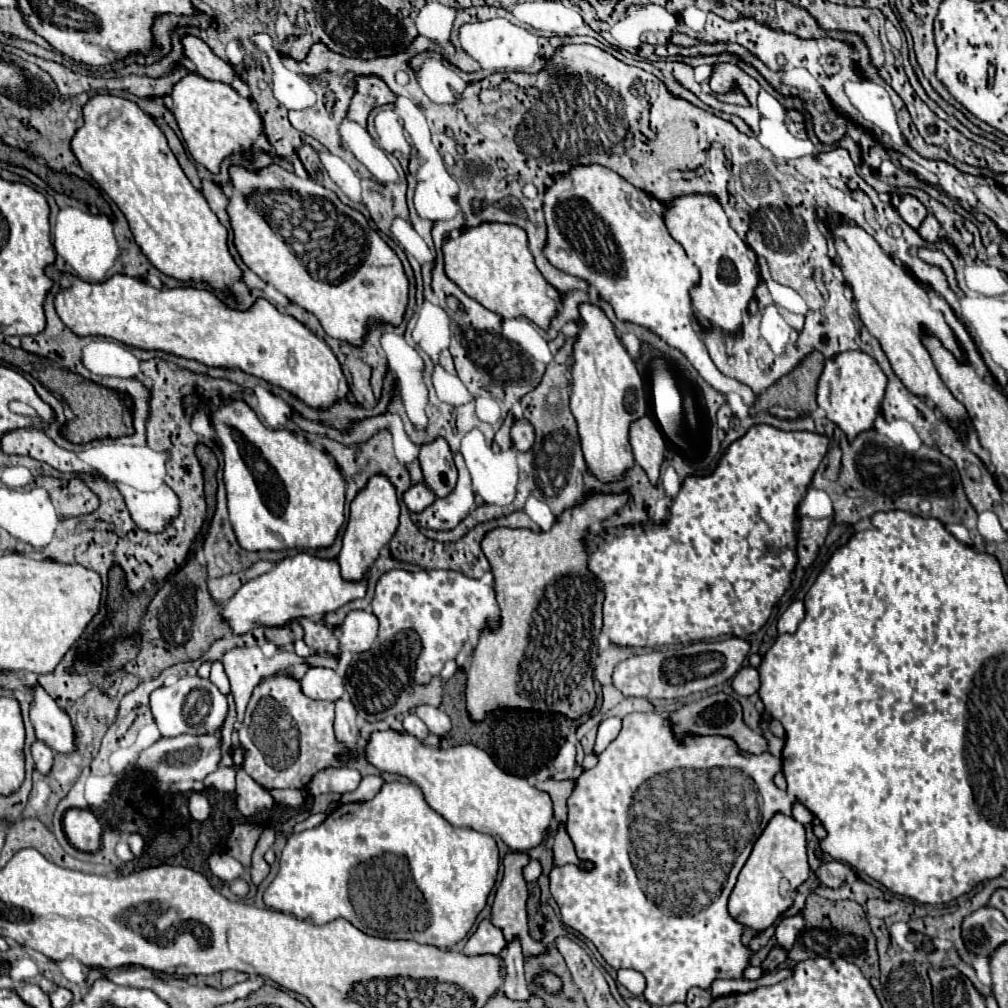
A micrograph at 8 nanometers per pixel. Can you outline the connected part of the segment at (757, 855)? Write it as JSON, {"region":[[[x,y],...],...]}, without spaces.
{"region":[[[776,814],[756,840],[750,858],[738,874],[738,882],[728,900],[730,916],[754,932],[764,932],[776,922],[792,904],[794,894],[802,882],[808,880],[810,866],[806,858],[806,834],[804,826],[794,818]]]}

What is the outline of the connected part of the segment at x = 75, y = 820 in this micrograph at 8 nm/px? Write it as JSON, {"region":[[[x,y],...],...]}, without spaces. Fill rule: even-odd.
{"region":[[[68,810],[64,816],[64,832],[70,844],[82,852],[96,852],[100,848],[102,824],[90,810]]]}

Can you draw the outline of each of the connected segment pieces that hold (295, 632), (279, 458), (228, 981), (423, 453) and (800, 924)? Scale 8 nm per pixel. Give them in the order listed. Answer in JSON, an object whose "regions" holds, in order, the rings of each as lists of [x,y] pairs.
{"regions":[[[[292,622],[292,626],[284,626],[284,630],[264,630],[264,632],[266,632],[266,640],[278,648],[294,646],[294,642],[304,636],[298,622]]],[[[218,400],[216,406],[210,406],[212,428],[220,440],[220,450],[224,454],[224,484],[228,492],[228,512],[230,524],[236,532],[240,548],[248,552],[262,550],[324,550],[330,548],[336,540],[338,530],[344,524],[344,490],[346,482],[332,458],[316,450],[312,444],[302,442],[292,432],[270,430],[244,402],[224,404]]],[[[226,970],[226,972],[222,974],[222,986],[224,986],[224,988],[230,988],[230,986],[234,986],[234,984],[238,984],[238,982],[244,982],[244,980],[248,980],[248,976],[246,976],[246,974],[236,974],[234,970]]],[[[438,438],[432,444],[420,448],[420,466],[424,480],[436,498],[446,498],[454,490],[458,470],[454,466],[450,446],[444,438]]],[[[798,914],[798,916],[790,916],[790,918],[784,918],[778,928],[776,928],[776,940],[778,944],[784,948],[784,950],[790,950],[794,940],[796,940],[796,934],[804,928],[804,918]]]]}

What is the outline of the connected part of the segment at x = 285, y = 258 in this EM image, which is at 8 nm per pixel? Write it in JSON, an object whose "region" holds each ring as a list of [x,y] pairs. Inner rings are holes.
{"region":[[[272,164],[260,172],[250,172],[242,166],[232,166],[230,168],[230,176],[232,176],[232,194],[230,194],[230,204],[228,204],[228,214],[230,214],[230,222],[232,222],[232,230],[234,230],[234,244],[236,244],[236,250],[240,252],[244,264],[256,272],[264,282],[276,286],[278,292],[282,292],[284,296],[288,296],[294,304],[306,308],[308,312],[312,312],[322,328],[326,330],[328,336],[332,338],[338,338],[338,340],[344,340],[348,344],[354,344],[354,346],[362,346],[364,344],[364,338],[366,338],[366,332],[368,332],[368,320],[376,320],[376,322],[386,322],[386,324],[392,324],[392,326],[398,326],[404,318],[404,312],[406,312],[406,304],[408,304],[408,278],[406,278],[406,272],[404,272],[404,266],[400,262],[400,258],[396,256],[396,252],[382,240],[382,236],[368,224],[368,220],[364,218],[362,212],[342,204],[338,200],[338,196],[332,192],[332,190],[326,190],[324,186],[320,186],[318,182],[314,180],[302,180],[298,178],[296,174]]]}

